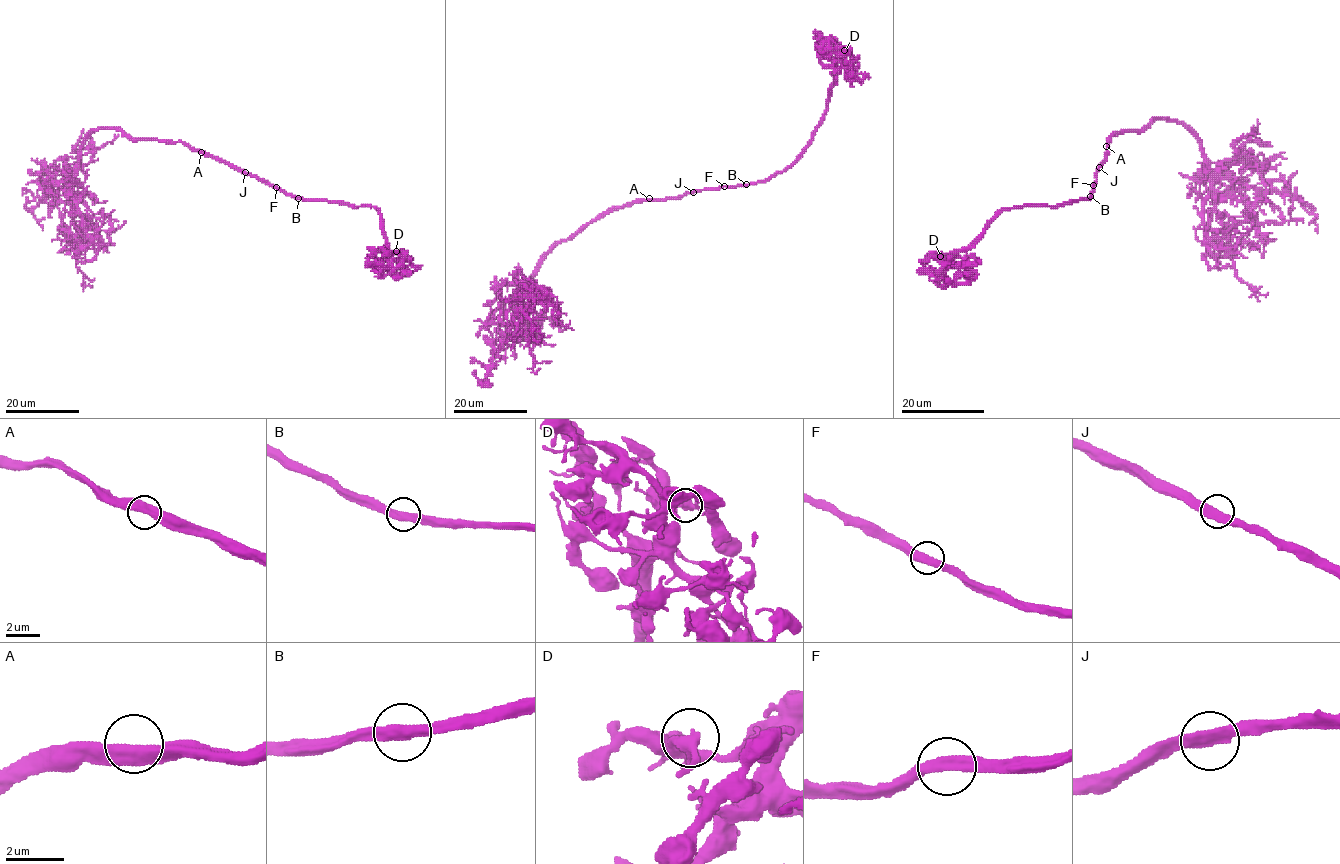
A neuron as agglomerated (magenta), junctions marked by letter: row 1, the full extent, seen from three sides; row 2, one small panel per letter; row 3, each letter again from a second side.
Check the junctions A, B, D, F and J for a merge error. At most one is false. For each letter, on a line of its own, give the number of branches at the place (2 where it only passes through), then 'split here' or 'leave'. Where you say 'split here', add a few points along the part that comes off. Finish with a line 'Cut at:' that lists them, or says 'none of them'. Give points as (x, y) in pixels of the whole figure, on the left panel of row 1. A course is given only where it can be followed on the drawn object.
A: 2 branches meet; leave
B: 2 branches meet; leave
D: 2 branches meet; leave
F: 2 branches meet; leave
J: 2 branches meet; leave
Cut at: none of them

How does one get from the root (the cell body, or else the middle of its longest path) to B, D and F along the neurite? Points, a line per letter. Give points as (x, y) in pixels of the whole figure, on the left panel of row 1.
B: (201, 150), (298, 197)
D: (201, 150), (298, 197), (373, 206), (379, 215), (387, 249), (390, 253), (396, 251)
F: (201, 150), (276, 187)

